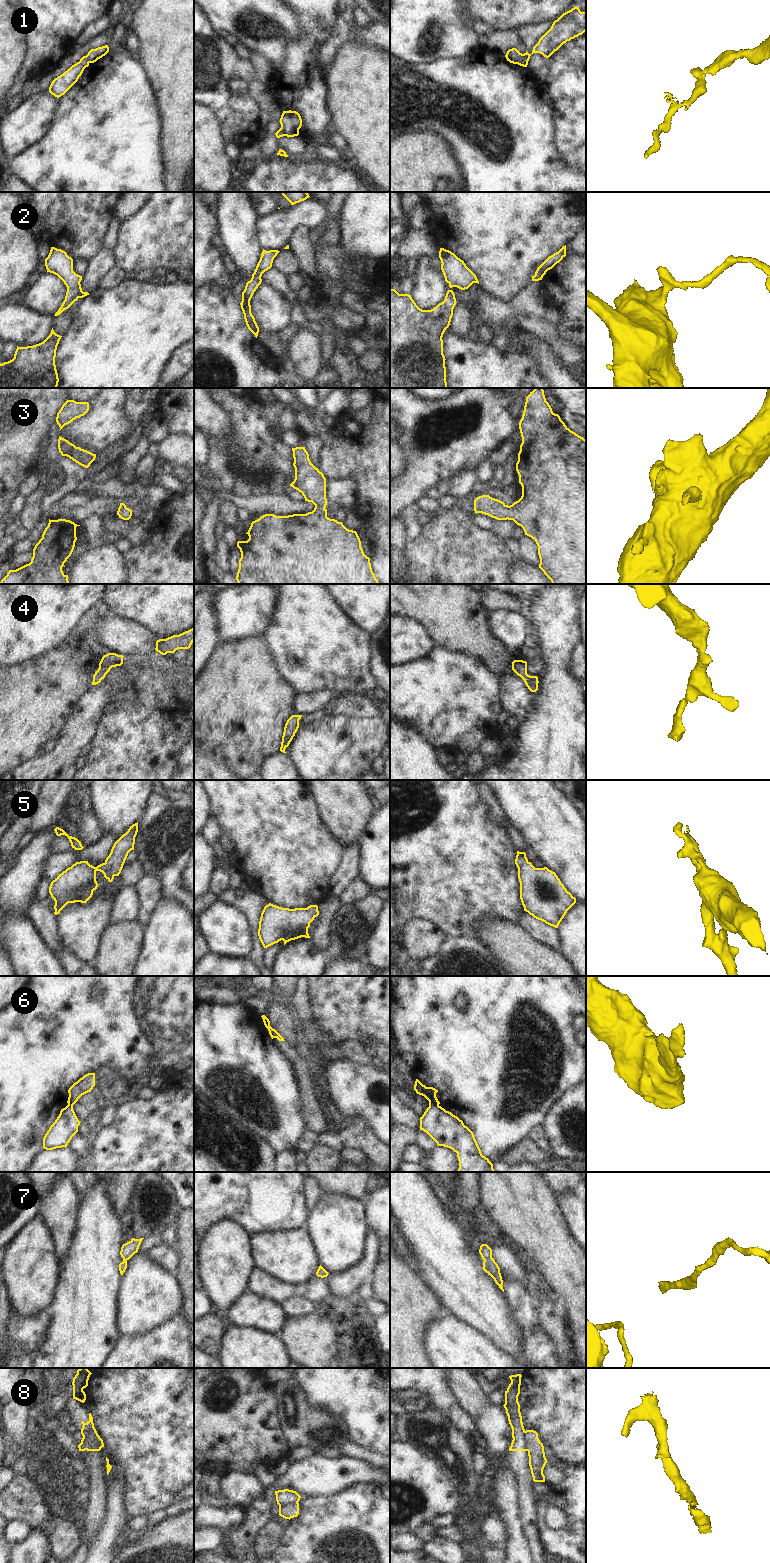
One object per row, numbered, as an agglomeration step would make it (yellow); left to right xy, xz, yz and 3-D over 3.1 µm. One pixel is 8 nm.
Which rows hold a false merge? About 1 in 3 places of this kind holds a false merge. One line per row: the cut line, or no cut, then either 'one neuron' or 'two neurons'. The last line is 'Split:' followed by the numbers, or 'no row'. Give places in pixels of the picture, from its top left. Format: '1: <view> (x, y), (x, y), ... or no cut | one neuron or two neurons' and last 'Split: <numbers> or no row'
1: yz (528, 53), (517, 63) | two neurons
2: no cut | one neuron
3: no cut | one neuron
4: no cut | one neuron
5: no cut | one neuron
6: yz (429, 1102), (438, 1105) | two neurons
7: no cut | one neuron
8: xy (83, 1437), (93, 1437), (101, 1447) | two neurons
Split: 1, 6, 8

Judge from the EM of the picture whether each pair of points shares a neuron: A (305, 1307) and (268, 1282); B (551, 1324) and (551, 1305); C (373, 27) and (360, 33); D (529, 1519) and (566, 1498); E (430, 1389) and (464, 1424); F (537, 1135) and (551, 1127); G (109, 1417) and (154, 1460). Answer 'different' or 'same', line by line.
A: different
B: same
C: same
D: different
E: same
F: different
G: same

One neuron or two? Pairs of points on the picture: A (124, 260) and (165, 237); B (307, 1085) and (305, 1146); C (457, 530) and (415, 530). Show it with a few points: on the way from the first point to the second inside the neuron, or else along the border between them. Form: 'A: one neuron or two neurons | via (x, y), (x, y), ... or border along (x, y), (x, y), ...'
A: one neuron | via (134, 251), (144, 241), (155, 237)
B: two neurons | border along (307, 1129), (316, 1132), (327, 1131)
C: two neurons | border along (422, 526), (421, 532), (416, 537), (409, 539)

